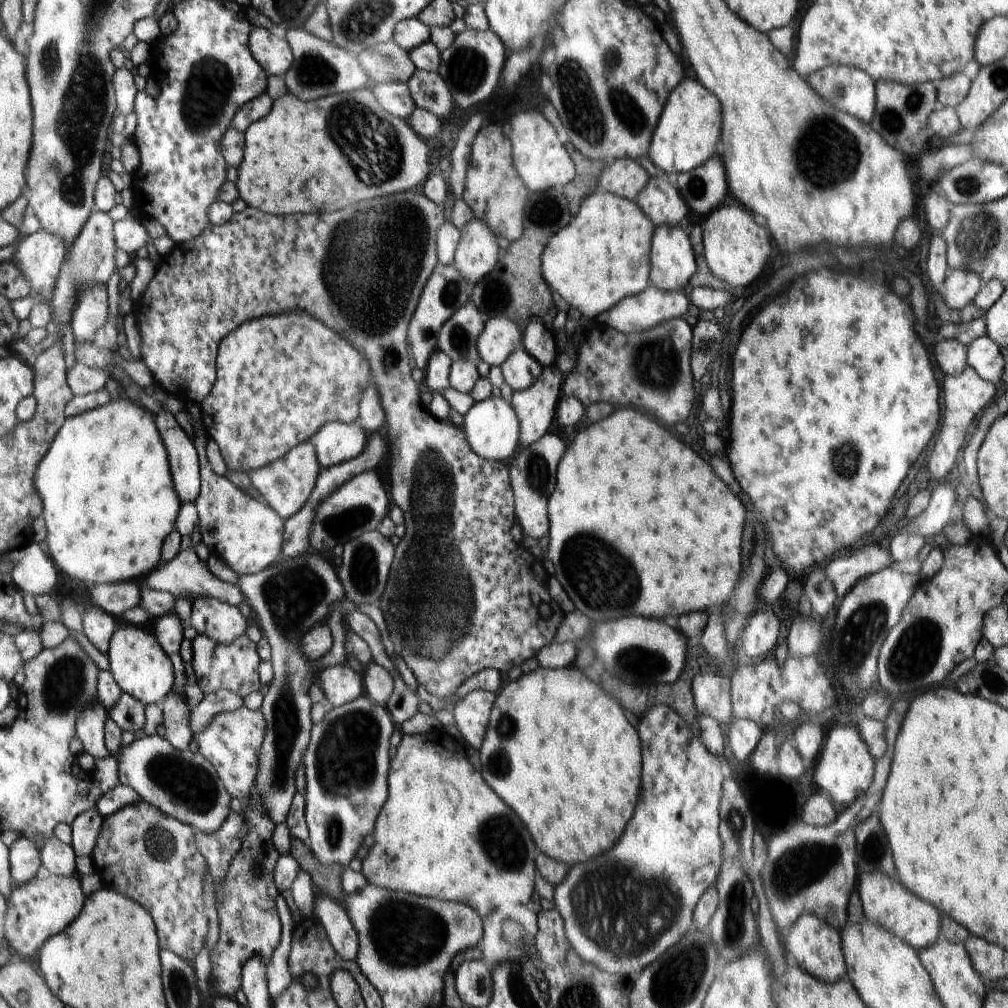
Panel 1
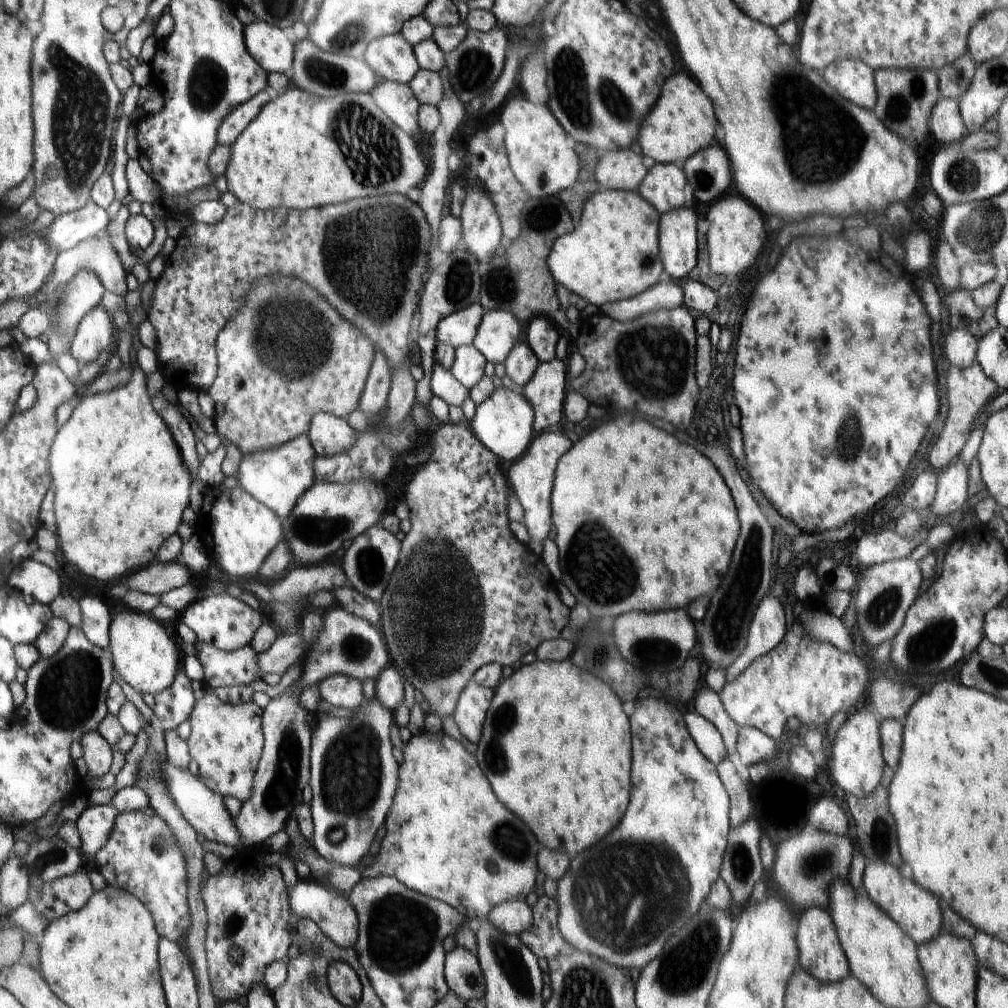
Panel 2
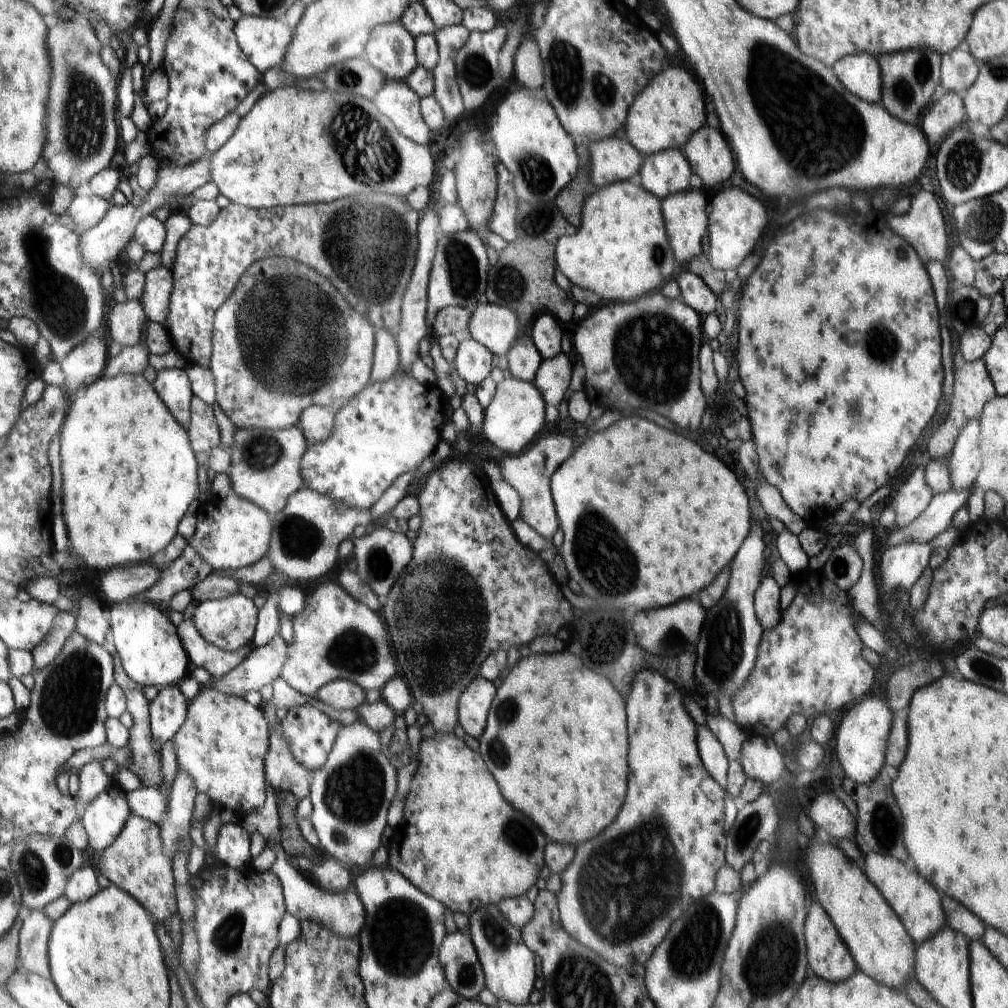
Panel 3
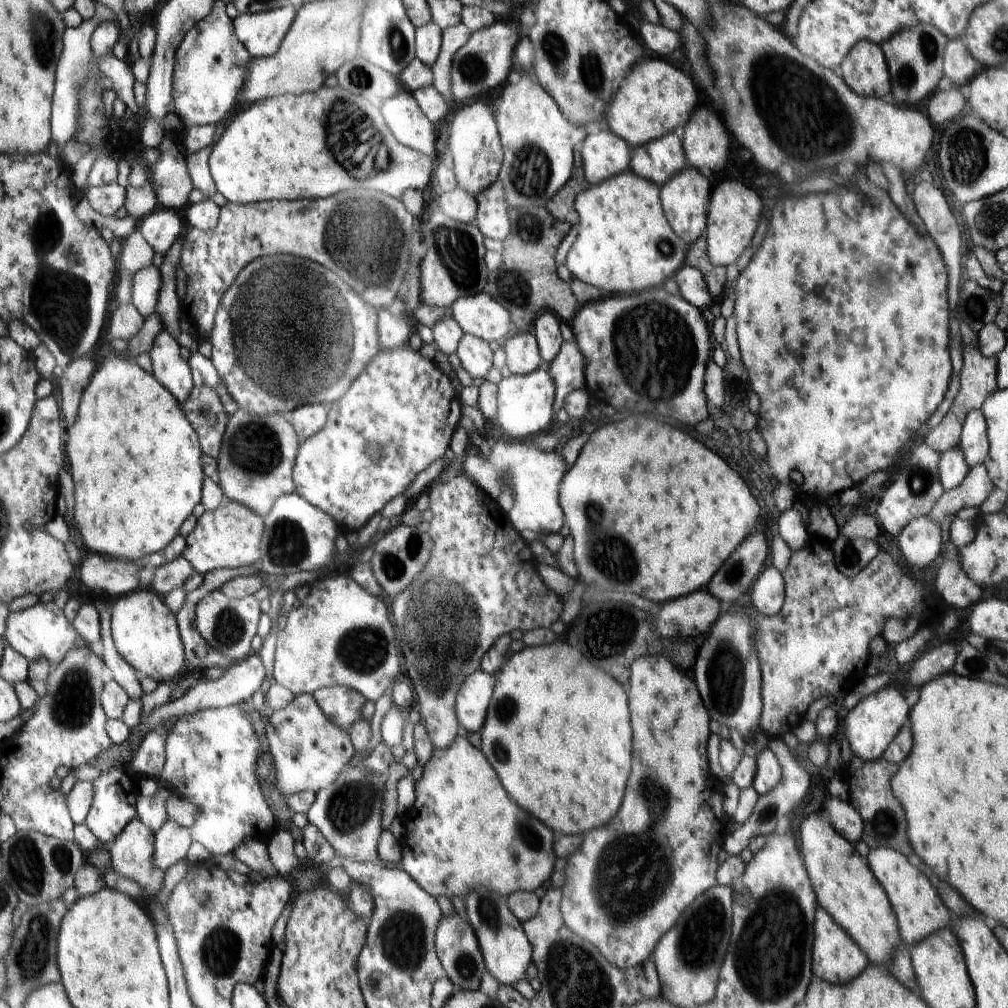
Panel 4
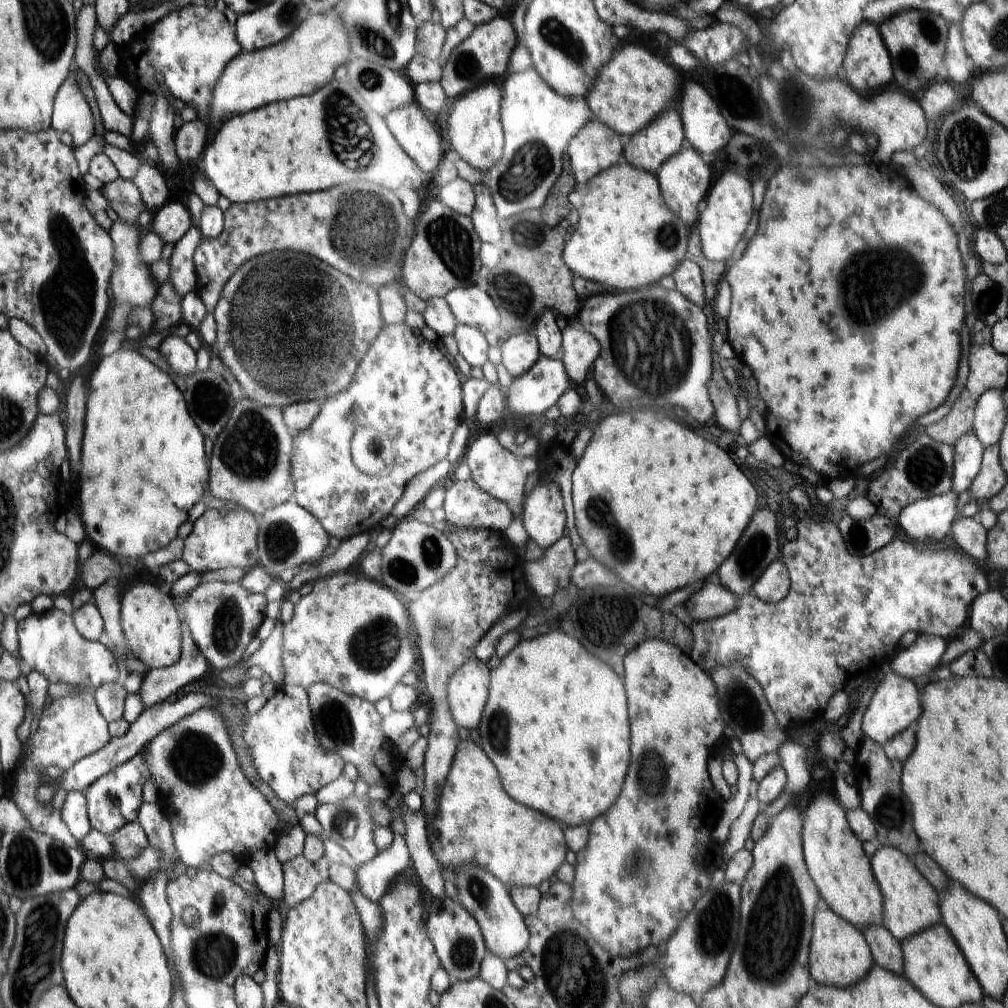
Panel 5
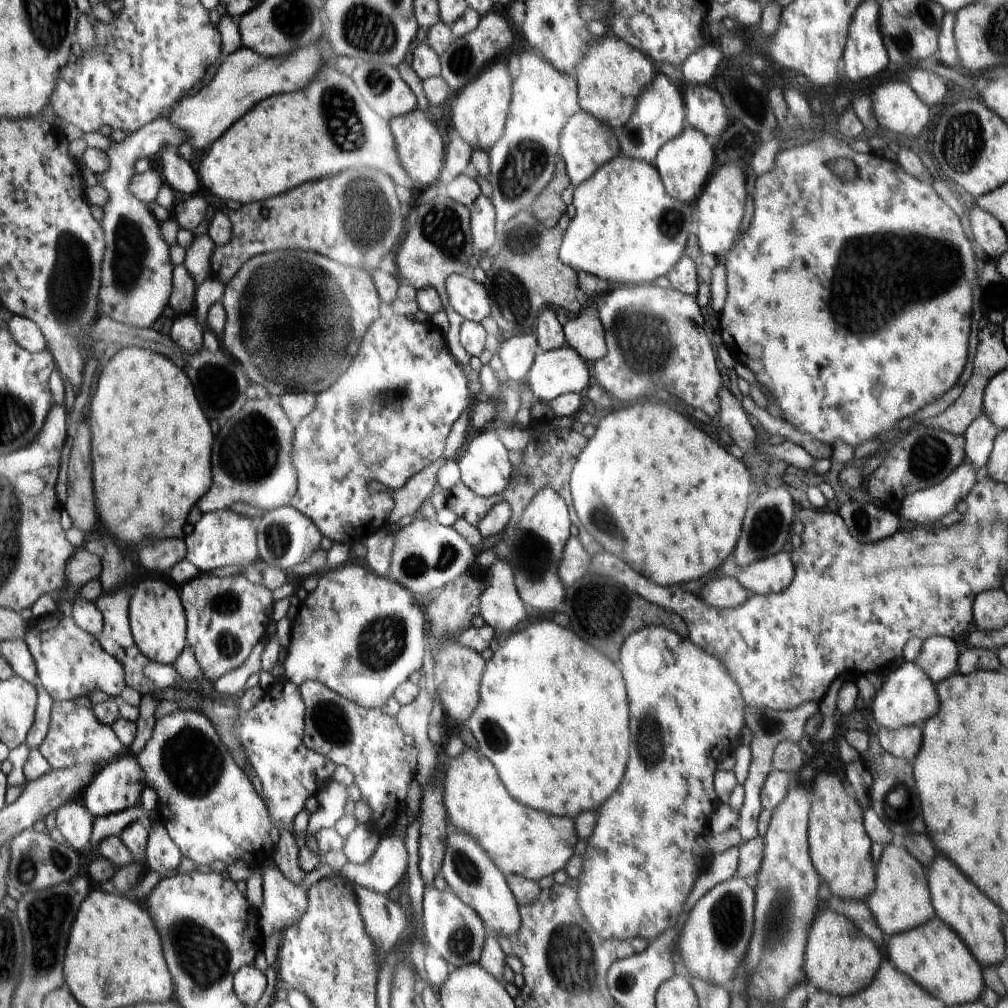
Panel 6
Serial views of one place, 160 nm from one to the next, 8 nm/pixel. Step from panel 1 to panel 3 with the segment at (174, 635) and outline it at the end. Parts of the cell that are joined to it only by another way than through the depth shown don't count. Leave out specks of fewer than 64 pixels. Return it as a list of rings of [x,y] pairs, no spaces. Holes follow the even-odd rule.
[[[179,685],[158,689],[156,698],[149,704],[149,717],[153,743],[159,750],[184,724],[190,700],[184,697]]]

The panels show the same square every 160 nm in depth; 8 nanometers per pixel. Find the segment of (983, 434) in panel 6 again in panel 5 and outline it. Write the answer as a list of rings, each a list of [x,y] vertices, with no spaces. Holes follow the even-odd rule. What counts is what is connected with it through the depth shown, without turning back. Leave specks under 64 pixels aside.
[[[974,431],[962,435],[953,446],[953,475],[951,491],[962,494],[978,476],[984,447]]]

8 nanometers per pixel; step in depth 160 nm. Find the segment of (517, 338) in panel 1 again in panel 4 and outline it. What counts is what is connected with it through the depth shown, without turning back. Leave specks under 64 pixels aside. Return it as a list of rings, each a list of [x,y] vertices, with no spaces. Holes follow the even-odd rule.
[[[487,293],[462,297],[450,306],[450,312],[464,333],[480,337],[487,343],[500,342],[510,332],[513,321],[510,313]]]

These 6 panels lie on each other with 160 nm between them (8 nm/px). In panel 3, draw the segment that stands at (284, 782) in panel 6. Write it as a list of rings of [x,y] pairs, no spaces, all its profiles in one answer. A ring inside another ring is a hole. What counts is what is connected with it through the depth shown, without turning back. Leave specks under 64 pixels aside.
[[[314,705],[289,708],[281,713],[280,724],[282,734],[289,741],[289,747],[292,749],[294,756],[306,765],[310,774],[320,770],[326,764],[342,728],[340,722],[329,718],[326,713],[323,713]]]

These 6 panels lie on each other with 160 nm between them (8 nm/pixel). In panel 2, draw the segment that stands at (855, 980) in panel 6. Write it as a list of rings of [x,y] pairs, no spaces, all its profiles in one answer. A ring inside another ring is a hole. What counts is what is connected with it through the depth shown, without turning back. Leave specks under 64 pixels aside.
[[[808,907],[798,917],[796,940],[801,954],[801,968],[821,981],[836,982],[848,978],[849,960],[841,947],[837,927],[830,913],[822,907]]]

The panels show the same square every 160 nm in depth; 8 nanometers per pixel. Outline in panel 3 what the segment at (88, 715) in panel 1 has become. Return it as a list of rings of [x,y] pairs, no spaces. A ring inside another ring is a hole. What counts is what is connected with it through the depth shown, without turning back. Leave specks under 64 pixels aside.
[[[92,760],[80,769],[77,774],[80,789],[74,799],[79,807],[87,805],[94,800],[107,786],[112,783],[111,778],[104,772],[102,761]]]

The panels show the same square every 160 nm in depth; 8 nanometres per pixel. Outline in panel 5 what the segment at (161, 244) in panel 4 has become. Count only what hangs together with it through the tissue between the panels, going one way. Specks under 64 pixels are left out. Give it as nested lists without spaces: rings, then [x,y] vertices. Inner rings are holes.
[[[168,200],[162,208],[156,210],[153,220],[149,224],[170,248],[178,242],[192,226],[192,217],[187,207],[175,200]]]

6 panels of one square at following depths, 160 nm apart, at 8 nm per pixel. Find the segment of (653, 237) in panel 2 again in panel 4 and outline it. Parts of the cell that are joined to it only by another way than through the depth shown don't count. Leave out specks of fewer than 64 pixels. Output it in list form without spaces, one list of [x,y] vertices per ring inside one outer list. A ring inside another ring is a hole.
[[[621,172],[604,183],[591,185],[588,190],[577,194],[575,209],[580,222],[576,240],[566,256],[566,268],[575,279],[599,288],[606,295],[630,295],[638,293],[638,290],[660,286],[662,280],[680,271],[684,258],[688,258],[687,252],[684,252],[684,240],[665,216],[659,186],[634,172]]]

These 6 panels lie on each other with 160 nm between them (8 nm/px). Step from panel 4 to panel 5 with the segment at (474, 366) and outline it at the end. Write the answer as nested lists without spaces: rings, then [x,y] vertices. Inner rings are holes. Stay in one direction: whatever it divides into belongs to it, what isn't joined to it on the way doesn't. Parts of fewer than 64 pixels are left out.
[[[457,323],[453,336],[456,339],[460,356],[470,364],[471,368],[482,366],[488,360],[486,358],[488,344],[486,344],[484,334],[480,334],[480,330]]]

